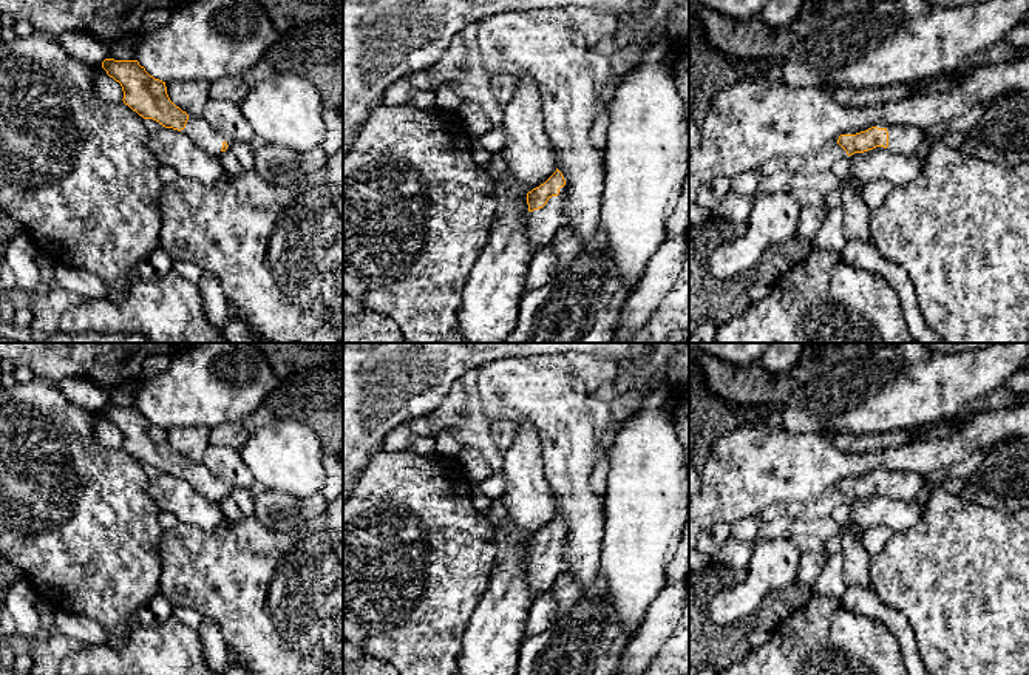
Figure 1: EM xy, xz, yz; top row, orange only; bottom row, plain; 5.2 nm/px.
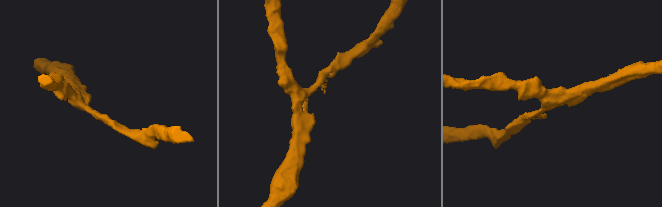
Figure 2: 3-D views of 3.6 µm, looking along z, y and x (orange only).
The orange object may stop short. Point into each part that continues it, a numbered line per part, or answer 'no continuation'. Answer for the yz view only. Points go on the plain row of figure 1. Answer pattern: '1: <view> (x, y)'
1: yz (906, 485)

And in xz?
1: xz (543, 570)

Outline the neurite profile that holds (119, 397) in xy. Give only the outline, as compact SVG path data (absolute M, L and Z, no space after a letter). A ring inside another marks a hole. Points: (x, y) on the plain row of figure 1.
M121 386L114 388L114 389L110 389L108 405L136 406L134 397L128 391L122 389Z

